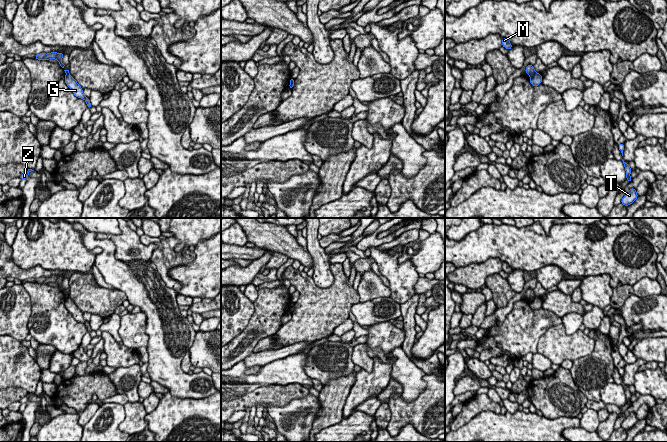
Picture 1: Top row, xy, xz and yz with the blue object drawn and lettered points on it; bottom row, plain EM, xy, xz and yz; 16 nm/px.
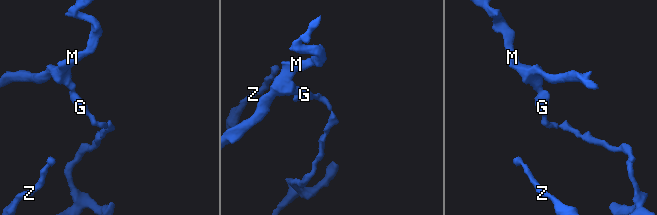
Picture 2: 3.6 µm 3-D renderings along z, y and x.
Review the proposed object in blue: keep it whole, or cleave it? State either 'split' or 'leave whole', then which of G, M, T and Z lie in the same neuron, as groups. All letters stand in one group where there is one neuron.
split; G T Z / M

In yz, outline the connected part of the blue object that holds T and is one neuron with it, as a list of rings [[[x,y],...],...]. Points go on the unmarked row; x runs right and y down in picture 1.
[[[631,412],[626,419],[622,422],[621,427],[625,430],[632,428],[638,421],[636,413]]]

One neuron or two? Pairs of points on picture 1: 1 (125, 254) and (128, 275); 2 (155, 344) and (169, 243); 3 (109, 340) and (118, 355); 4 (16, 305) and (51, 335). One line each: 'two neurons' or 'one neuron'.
1: two neurons
2: two neurons
3: one neuron
4: two neurons

